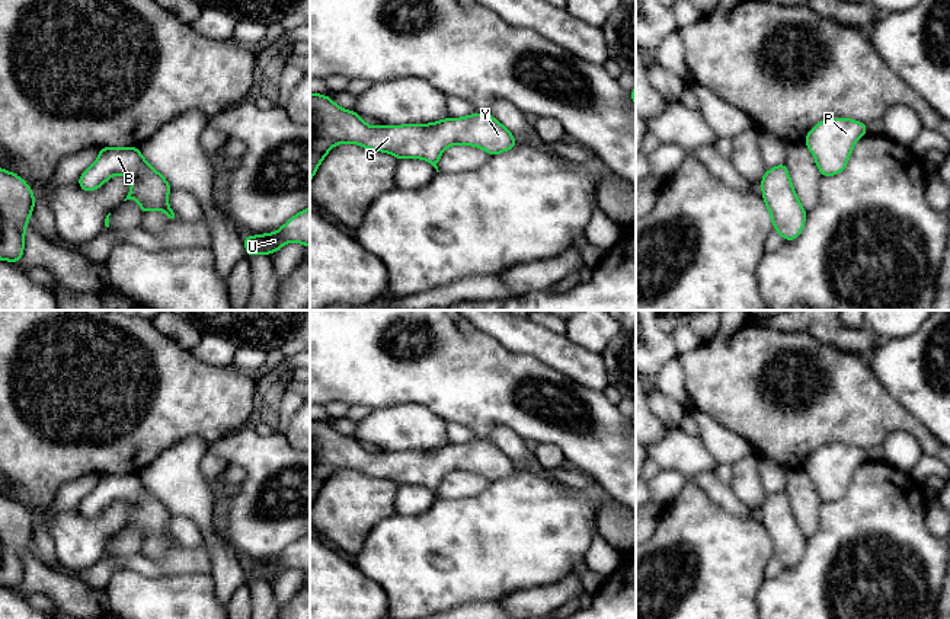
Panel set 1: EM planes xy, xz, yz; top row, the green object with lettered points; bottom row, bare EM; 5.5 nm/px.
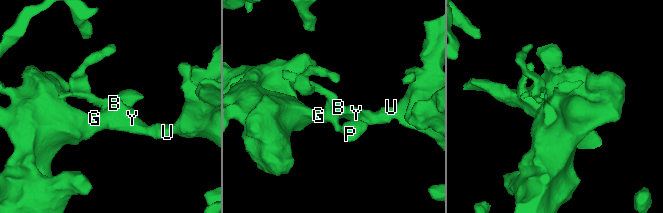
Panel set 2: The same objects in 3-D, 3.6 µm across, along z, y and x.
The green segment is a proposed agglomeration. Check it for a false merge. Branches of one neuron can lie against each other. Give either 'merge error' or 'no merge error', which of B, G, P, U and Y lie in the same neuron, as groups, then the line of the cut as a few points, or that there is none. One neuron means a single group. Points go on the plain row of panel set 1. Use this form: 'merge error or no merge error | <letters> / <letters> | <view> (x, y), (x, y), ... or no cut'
no merge error | B G P U Y | no cut

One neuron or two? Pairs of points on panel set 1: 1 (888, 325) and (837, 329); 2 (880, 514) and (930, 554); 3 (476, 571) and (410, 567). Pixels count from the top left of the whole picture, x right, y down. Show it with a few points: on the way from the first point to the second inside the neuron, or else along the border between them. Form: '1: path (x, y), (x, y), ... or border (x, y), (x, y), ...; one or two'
1: border (864, 325), (880, 341); two
2: path (892, 526), (905, 539), (918, 546); one
3: path (460, 571), (437, 573), (426, 567); one

